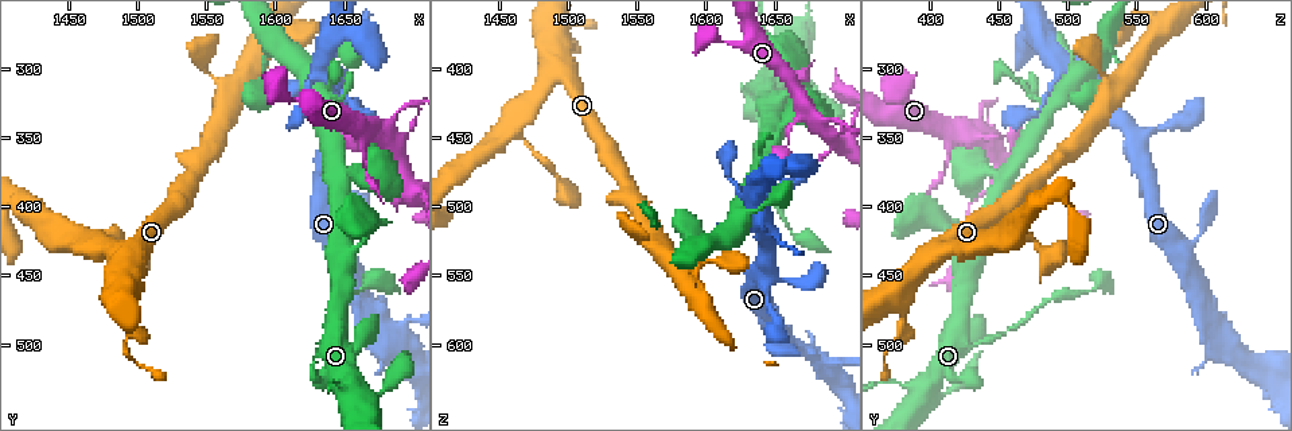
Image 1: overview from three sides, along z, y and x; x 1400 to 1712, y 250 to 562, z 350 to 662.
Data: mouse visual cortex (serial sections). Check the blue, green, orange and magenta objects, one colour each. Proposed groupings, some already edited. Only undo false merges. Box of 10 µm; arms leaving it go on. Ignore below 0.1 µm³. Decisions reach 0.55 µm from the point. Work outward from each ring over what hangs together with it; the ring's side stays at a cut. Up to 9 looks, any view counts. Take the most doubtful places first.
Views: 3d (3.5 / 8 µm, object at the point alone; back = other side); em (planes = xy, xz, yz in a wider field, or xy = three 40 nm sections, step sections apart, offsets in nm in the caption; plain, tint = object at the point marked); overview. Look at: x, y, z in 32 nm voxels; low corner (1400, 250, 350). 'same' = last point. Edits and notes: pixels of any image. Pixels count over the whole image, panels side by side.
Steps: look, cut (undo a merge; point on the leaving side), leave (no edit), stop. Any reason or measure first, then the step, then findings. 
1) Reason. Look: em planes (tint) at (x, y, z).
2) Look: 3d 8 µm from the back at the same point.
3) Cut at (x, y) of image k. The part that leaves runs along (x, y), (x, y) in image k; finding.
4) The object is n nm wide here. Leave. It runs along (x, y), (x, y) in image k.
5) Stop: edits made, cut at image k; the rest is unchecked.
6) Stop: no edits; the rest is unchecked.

Looks like a crossing. Look: 3d 3.5 µm at (1664, 536, 400).

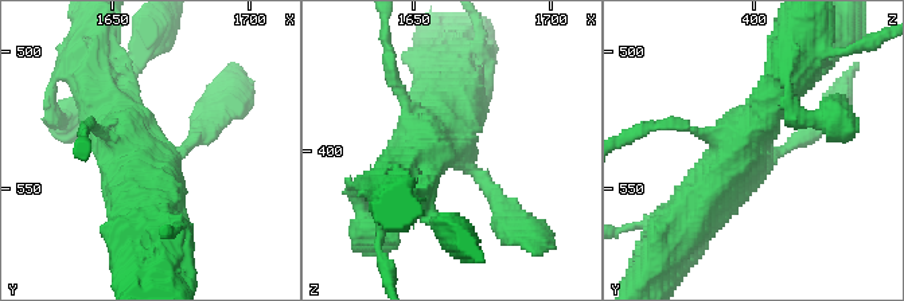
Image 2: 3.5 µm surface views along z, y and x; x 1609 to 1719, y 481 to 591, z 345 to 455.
Shape alone is not enough. Look: em xy step 1 (tint) at (1664, 536, 398).

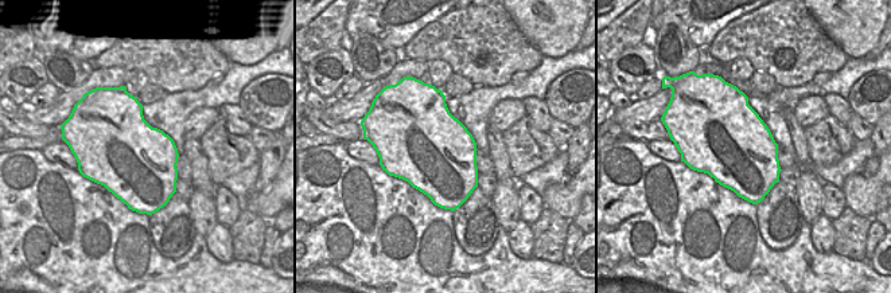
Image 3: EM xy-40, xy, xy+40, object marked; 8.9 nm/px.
The object is 750 nm wide here. Leave. It runs along (788, 75), (751, 149), (693, 215) in image 2; continuous, no second cell.

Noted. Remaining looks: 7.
Sharp bend. Look: 3d 3.5 µm at (1490, 432, 406).

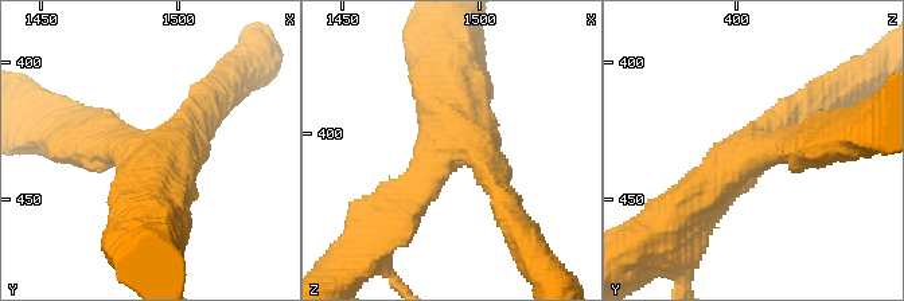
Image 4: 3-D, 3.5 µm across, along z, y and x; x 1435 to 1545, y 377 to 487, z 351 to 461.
3 arms meet here; the arms are 350, 400, 600 nm wide. Look: em planes (tint) at (1489, 431, 408).

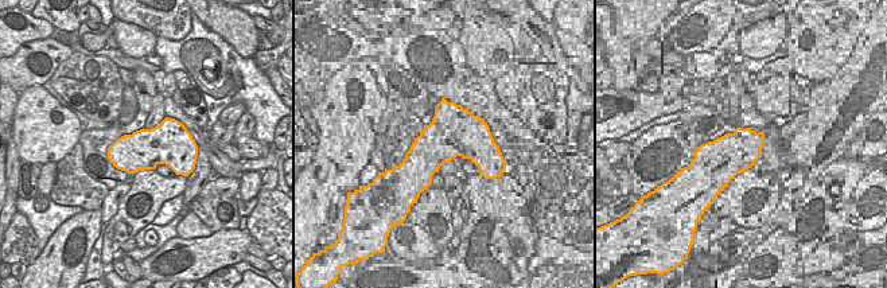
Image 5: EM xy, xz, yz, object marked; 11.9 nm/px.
Leave. It runs along (206, 113), (186, 143), (86, 143) in image 4; continuous, no second cell.

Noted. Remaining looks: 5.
Look: 3d 3.5 µm at (1678, 348, 436).

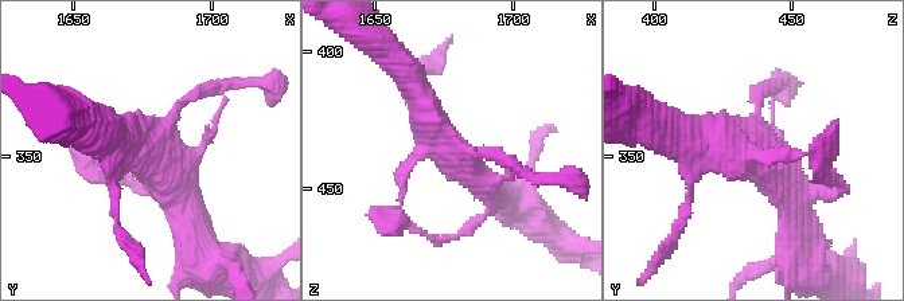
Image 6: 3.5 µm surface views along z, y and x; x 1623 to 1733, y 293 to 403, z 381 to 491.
Leave. It runs along (684, 135), (752, 155), (793, 221) in image 6; one cell here.

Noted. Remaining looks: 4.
Thin neck. Look: 3d 3.5 µm from the back at (1488, 426, 476).

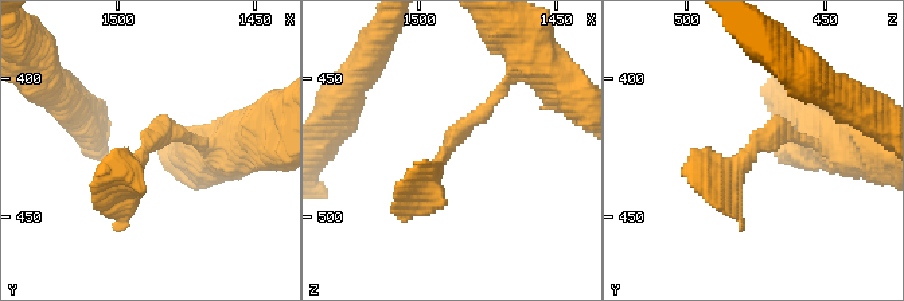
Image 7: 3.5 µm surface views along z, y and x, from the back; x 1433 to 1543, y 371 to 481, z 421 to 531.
Leave. It runs along (506, 88), (398, 207) in image 7; continuous, no second cell.

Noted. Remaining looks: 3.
Stop: no edits; the rest is unchecked.

